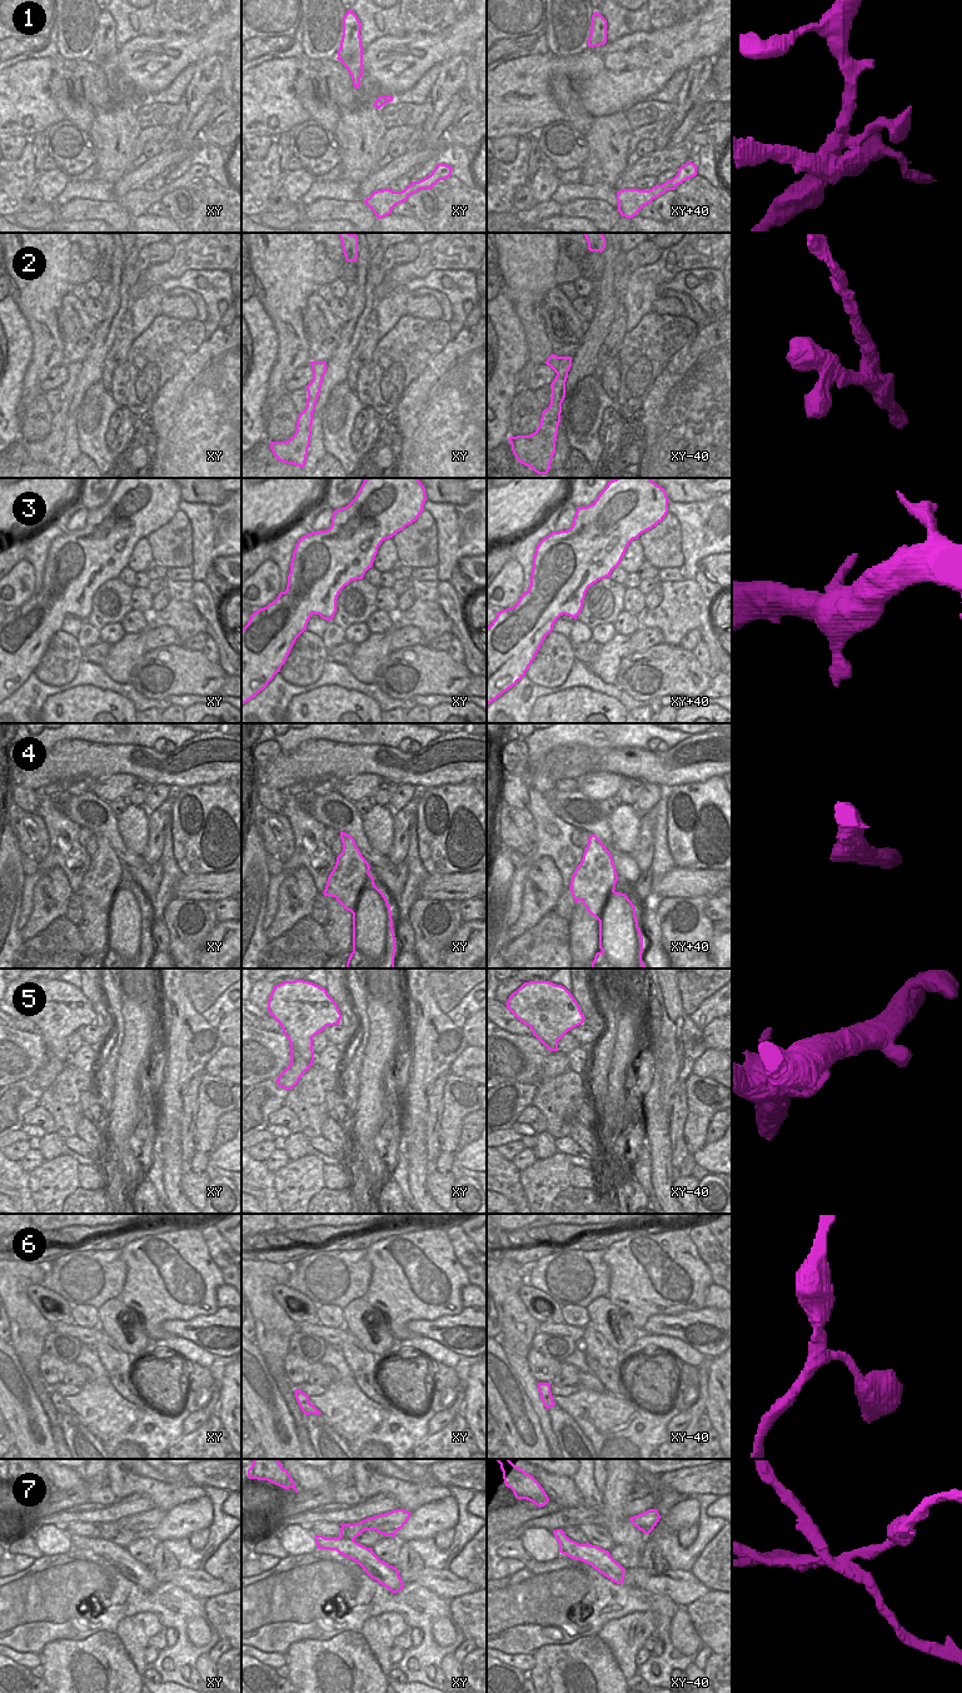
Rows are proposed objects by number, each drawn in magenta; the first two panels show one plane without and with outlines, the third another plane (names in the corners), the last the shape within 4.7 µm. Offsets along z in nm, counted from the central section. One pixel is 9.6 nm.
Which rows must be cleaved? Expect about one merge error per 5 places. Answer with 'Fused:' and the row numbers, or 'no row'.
Fused: 1, 2, 7

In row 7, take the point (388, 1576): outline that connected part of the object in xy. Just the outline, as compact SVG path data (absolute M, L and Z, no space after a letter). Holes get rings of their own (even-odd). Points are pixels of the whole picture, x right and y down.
M314 1535L318 1549L337 1550L339 1554L358 1563L364 1572L379 1584L388 1588L392 1593L398 1593L403 1589L404 1583L395 1567L380 1560L372 1548L367 1548L355 1540L347 1538L325 1538Z

